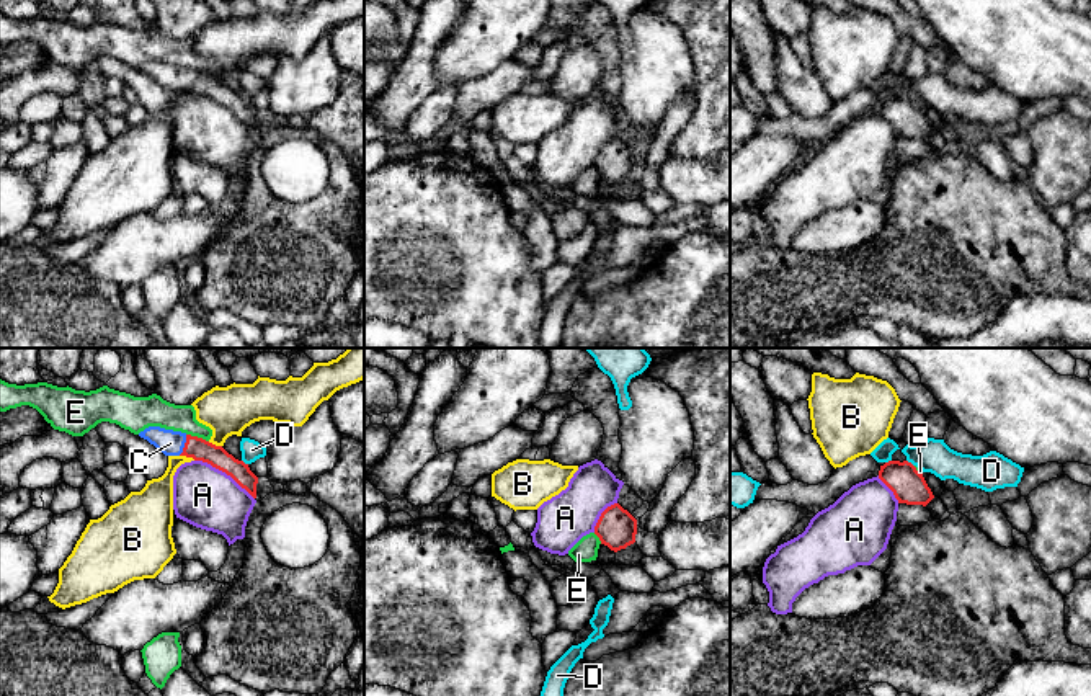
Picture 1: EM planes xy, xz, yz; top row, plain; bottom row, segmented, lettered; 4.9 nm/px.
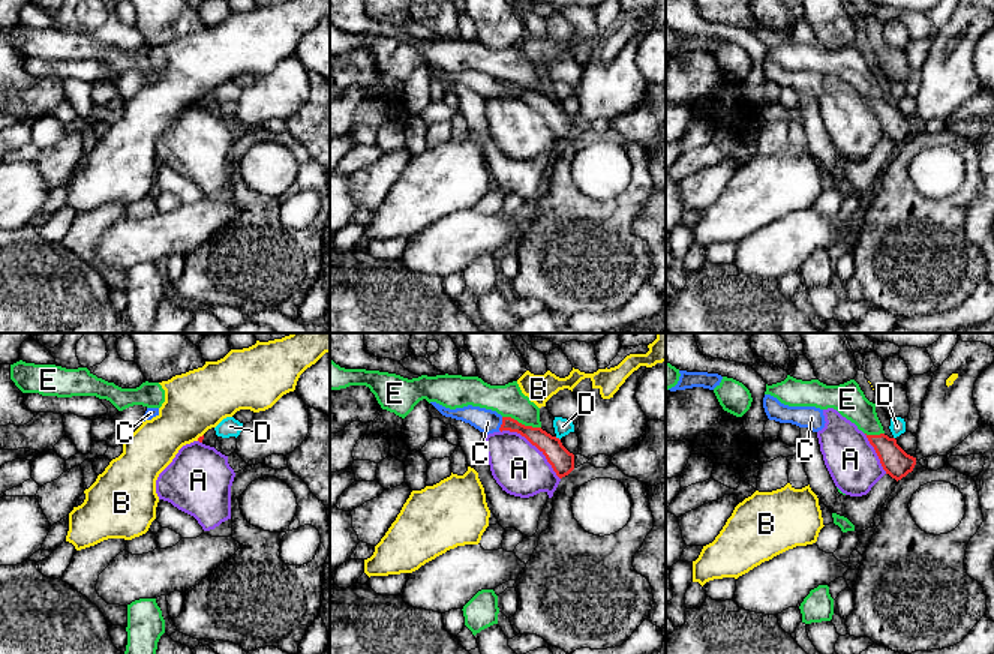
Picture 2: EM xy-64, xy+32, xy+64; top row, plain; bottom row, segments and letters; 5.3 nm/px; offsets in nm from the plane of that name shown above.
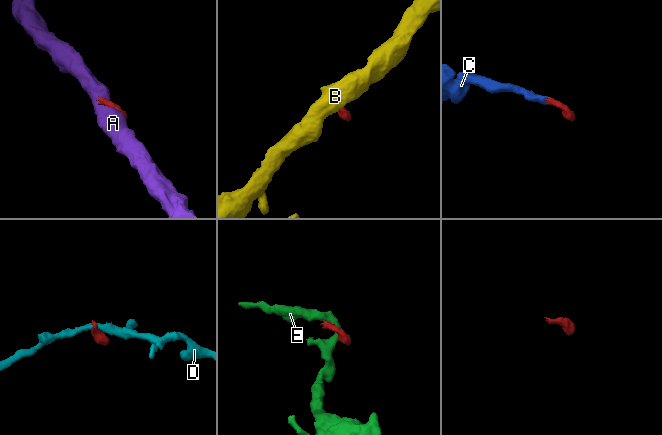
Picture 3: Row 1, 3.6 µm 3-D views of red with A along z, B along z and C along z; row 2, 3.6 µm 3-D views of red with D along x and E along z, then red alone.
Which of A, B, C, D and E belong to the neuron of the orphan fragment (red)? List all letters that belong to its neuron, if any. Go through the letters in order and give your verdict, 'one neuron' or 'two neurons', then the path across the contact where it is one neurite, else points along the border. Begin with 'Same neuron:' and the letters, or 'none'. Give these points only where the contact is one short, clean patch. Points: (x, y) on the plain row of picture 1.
Same neuron: C
A: two neurons; border along xy (195, 93), (206, 95), (224, 105), (253, 133)
B: two neurons; border along xy (180, 89), (195, 93)
C: one neuron; runs through xy (200, 84), (185, 79), (170, 77)
D: two neurons; border along yz (907, 93), (913, 100)
E: two neurons; border along xy (187, 67), (208, 75)

